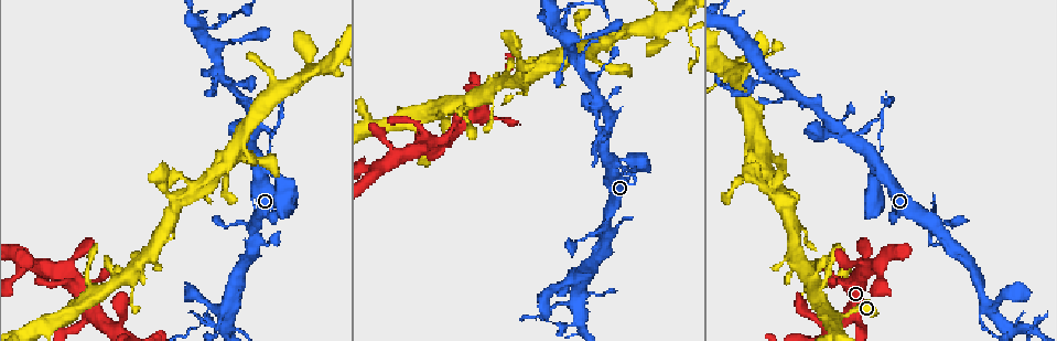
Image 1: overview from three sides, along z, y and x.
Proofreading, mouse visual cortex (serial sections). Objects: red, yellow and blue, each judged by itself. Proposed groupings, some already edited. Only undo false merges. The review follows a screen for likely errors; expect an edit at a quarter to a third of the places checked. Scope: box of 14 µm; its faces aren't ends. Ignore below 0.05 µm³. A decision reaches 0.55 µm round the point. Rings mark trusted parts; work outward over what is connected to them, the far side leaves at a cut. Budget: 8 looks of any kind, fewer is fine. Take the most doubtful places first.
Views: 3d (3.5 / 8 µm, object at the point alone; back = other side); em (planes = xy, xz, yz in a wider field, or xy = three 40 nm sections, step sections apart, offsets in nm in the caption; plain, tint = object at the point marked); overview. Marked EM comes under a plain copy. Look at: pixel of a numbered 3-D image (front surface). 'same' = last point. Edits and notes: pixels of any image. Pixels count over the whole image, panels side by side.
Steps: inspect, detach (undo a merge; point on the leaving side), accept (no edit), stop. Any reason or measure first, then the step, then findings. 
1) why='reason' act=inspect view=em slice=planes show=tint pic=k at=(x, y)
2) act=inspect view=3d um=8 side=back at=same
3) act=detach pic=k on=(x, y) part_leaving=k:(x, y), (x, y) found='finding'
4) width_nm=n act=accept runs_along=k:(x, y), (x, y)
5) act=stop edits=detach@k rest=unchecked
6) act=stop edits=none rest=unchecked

why='sharp bend' act=inspect view=3d um=3.5 pic=1 at=(987, 305)

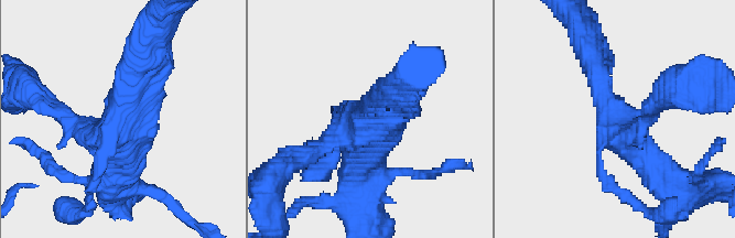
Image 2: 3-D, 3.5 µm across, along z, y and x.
arms=4 arm_widths_nm=150,250,350,500 act=inspect view=em slice=xy step=5 show=tint pic=2 at=(367, 122)

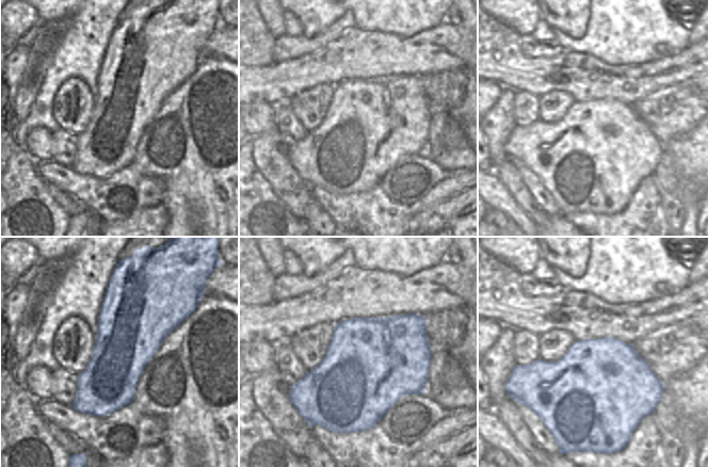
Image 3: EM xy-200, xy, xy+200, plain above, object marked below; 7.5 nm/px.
width_nm=700 act=accept runs_along=2:(597, 77), (619, 131), (681, 185) found='one cell here'

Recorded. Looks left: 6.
why='sharp bend' act=inspect view=3d um=3.5 pic=1 at=(1038, 321)

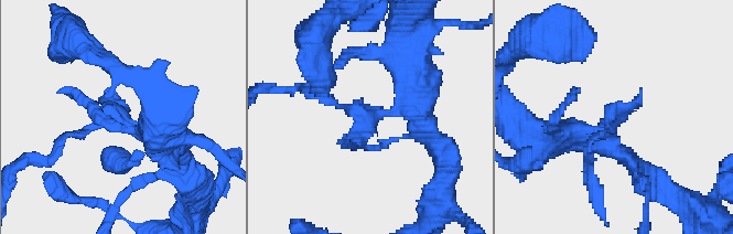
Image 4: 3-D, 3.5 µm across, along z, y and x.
act=inspect view=em slice=xy step=1 show=tint pic=4 at=(123, 112)

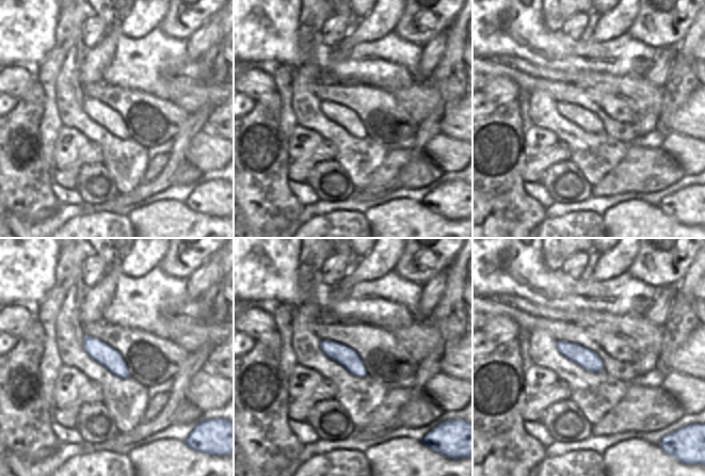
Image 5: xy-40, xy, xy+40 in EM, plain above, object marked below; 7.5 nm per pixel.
act=detach pic=4 on=(354, 113) part_leaving=4:(613, 128), (618, 114), (610, 114), (588, 151) found='a second cell is stuck on'

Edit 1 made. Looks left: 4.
why='a narrow waist' act=inspect view=3d um=3.5 pic=1 at=(879, 164)

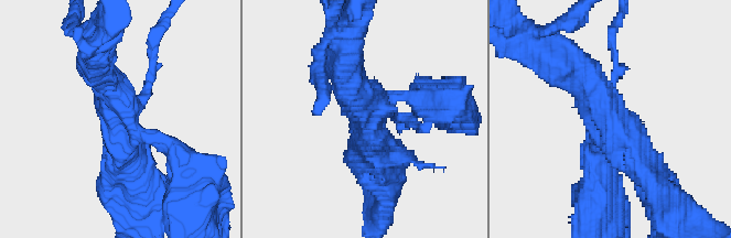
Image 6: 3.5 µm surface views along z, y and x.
arms=4 arm_widths_nm=150,250,400,500 why='need the tissue' act=inspect view=em slice=xy step=1 show=tint pic=6 at=(122, 120)

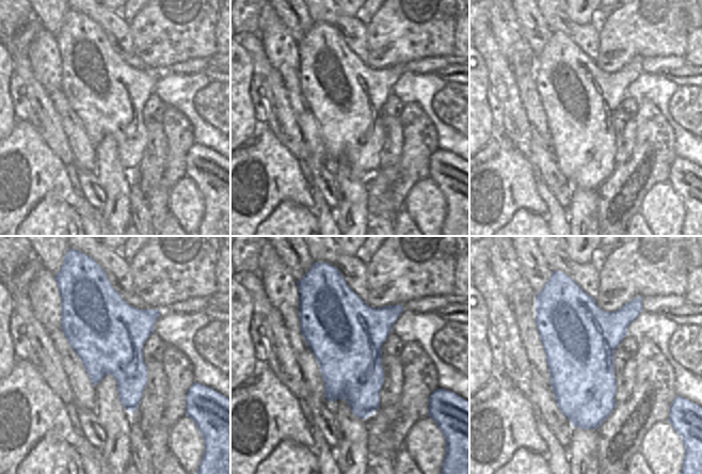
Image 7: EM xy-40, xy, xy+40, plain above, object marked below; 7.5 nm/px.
act=detach pic=6 on=(152, 50) part_leaving=6:(149, 88), (152, 34), (162, 24) found='two cells meet here'

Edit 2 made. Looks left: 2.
act=stop edits=detach@4,detach@6 rest=unchecked

